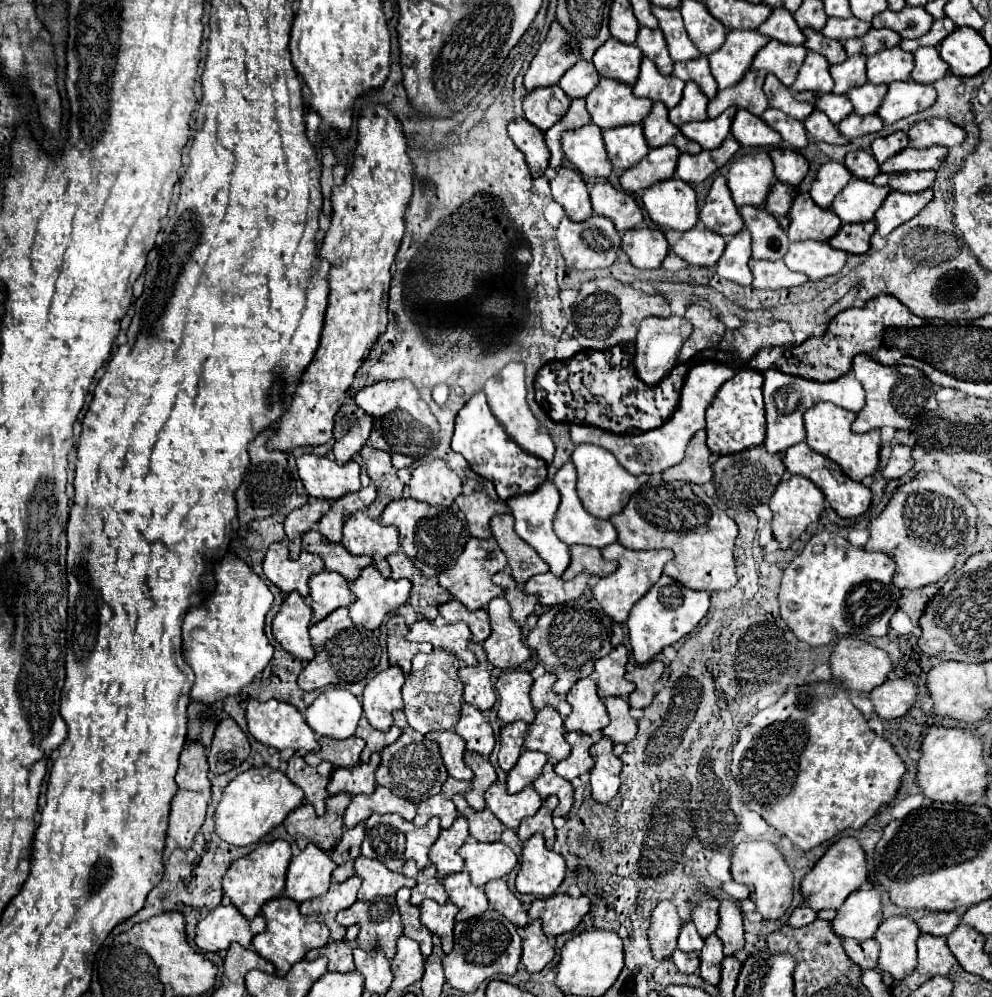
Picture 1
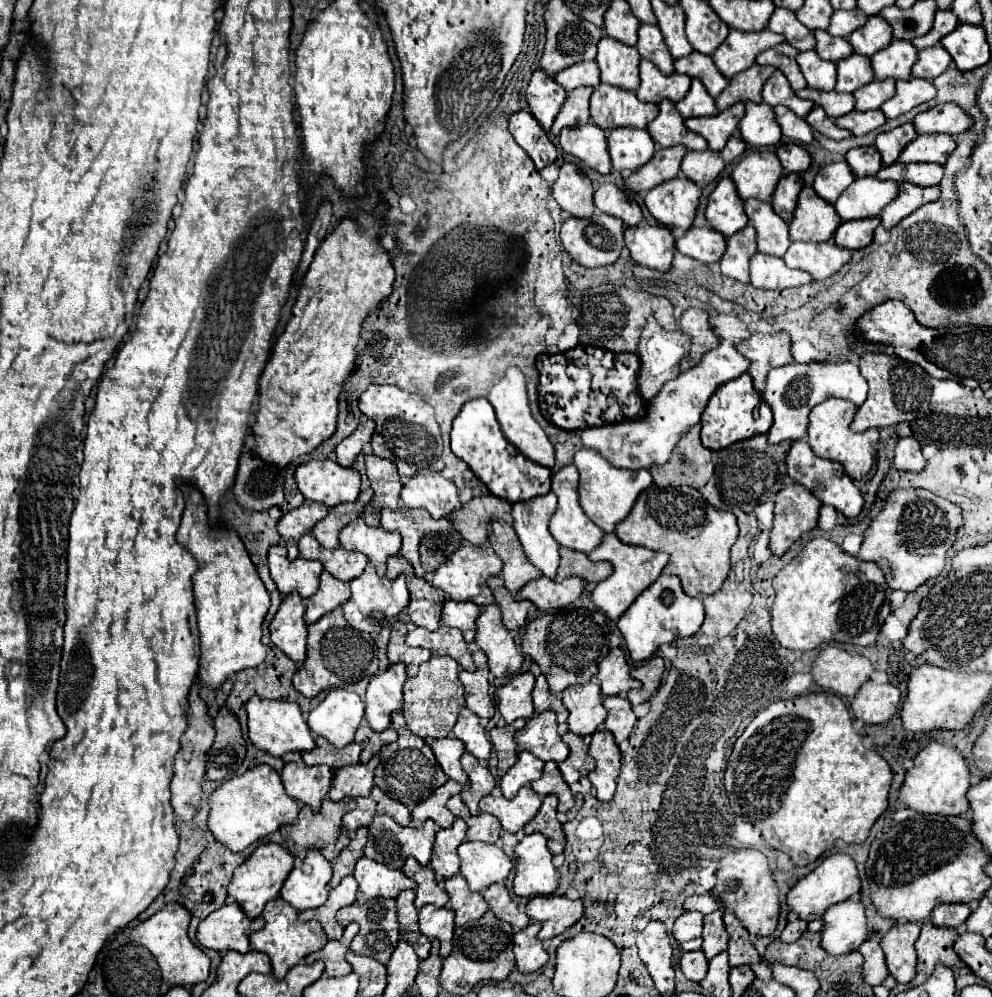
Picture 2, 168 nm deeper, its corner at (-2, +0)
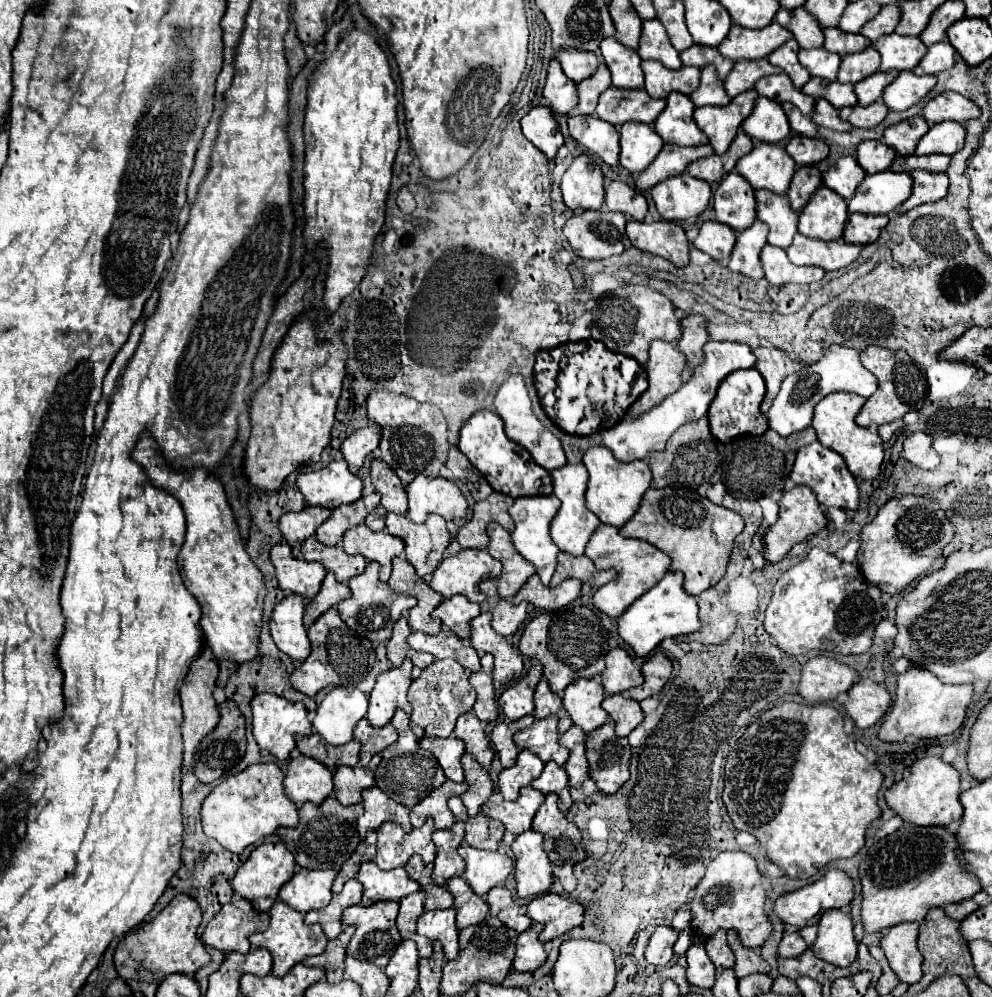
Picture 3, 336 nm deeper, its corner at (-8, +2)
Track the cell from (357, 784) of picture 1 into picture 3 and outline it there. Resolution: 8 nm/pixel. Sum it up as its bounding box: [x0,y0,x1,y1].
[334,766,374,804]

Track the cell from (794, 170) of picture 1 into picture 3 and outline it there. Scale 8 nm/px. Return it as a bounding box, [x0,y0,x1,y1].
[786,136,828,166]

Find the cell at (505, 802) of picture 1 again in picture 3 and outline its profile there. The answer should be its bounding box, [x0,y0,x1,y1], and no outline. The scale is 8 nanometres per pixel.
[482,786,544,836]

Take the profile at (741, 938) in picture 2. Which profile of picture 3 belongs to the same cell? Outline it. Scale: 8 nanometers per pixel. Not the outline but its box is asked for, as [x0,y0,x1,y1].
[728,930,770,978]

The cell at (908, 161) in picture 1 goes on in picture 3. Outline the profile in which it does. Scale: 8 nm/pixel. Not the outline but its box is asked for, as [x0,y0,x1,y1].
[916,124,964,156]

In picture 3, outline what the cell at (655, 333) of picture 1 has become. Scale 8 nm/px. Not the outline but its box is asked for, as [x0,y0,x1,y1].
[628,340,686,416]

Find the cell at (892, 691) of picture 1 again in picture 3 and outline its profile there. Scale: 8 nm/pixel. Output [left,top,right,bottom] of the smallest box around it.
[844,680,892,728]

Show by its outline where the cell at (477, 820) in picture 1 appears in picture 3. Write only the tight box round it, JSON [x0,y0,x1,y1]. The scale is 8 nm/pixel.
[466,814,506,850]

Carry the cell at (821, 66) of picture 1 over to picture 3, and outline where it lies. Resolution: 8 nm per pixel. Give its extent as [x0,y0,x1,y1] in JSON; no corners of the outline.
[798,48,840,82]

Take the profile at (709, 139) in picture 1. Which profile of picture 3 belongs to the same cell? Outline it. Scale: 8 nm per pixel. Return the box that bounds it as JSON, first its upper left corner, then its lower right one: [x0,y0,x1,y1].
[694,90,758,154]

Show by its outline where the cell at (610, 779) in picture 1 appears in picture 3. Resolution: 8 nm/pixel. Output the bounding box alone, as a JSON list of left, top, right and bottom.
[586,720,630,794]

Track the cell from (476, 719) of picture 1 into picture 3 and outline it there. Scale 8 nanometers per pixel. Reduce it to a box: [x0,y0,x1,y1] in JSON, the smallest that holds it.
[454,712,494,770]

